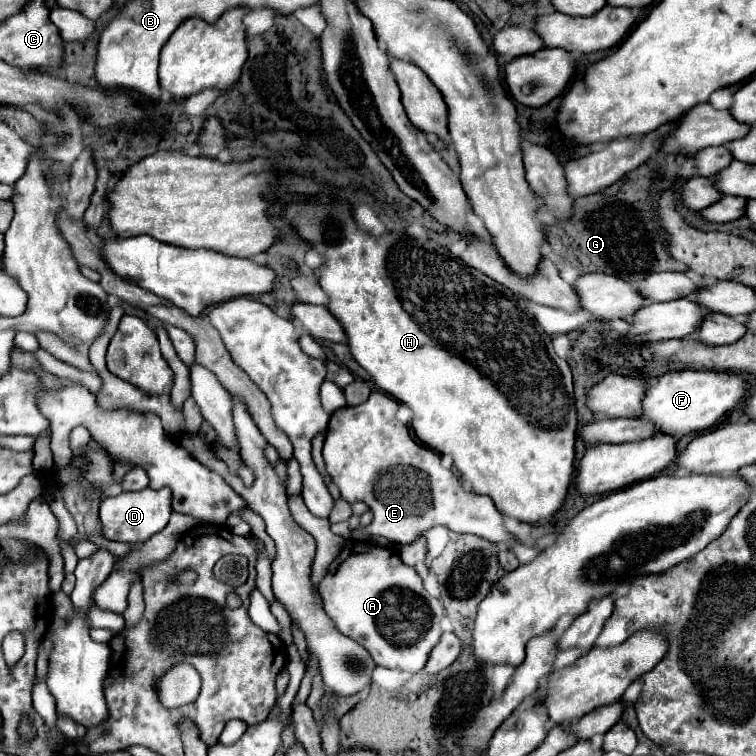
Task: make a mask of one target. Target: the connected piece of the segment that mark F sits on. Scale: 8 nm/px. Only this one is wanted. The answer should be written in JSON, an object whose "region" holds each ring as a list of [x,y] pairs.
{"region":[[[678,370],[660,376],[652,382],[642,400],[642,418],[652,422],[660,434],[684,436],[714,426],[728,416],[744,398],[746,382],[736,374],[712,370]]]}

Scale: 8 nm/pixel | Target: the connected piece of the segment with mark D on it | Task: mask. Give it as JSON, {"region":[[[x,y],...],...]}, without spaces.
{"region":[[[144,488],[140,492],[122,492],[118,496],[104,498],[100,504],[100,522],[104,528],[104,536],[108,540],[118,540],[128,544],[146,542],[150,536],[166,528],[172,514],[170,502],[172,502],[172,492],[168,488],[160,490]]]}

